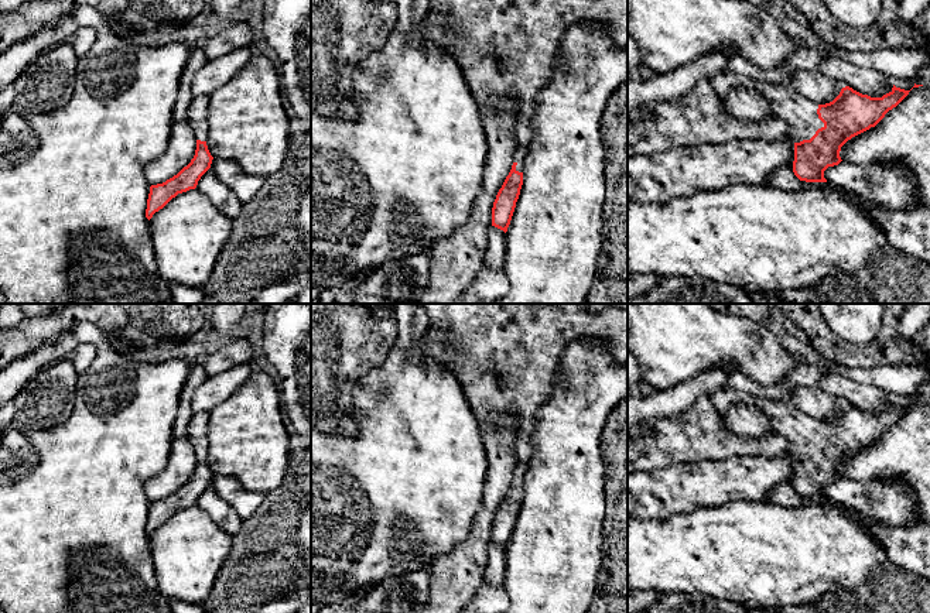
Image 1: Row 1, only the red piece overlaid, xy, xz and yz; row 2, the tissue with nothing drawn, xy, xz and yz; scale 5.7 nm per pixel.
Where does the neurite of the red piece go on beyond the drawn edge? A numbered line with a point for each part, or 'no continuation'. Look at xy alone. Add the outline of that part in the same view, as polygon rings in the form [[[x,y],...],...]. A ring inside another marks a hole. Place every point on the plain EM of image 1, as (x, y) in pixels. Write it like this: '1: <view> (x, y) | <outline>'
1: xy (197, 430) | [[[195,412],[187,427],[187,439],[195,449],[195,455],[201,458],[206,458],[208,455],[208,427],[209,417],[206,412]]]

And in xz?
1: xz (519, 472) | [[[517,465],[514,469],[516,487],[523,489],[523,477],[524,477],[526,466]]]

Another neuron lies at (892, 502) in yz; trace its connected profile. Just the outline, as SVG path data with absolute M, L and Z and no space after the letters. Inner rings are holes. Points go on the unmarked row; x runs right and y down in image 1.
M900 479L852 480L828 483L824 494L847 508L889 525L919 525L924 521L916 508L913 487Z

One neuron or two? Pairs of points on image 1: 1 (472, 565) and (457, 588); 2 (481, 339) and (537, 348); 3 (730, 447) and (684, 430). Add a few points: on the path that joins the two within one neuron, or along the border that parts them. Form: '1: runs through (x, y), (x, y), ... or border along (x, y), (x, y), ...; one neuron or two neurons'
1: runs through (467, 571), (457, 582); one neuron
2: runs through (495, 339), (520, 339), (523, 342); one neuron
3: runs through (718, 444), (696, 434); one neuron

